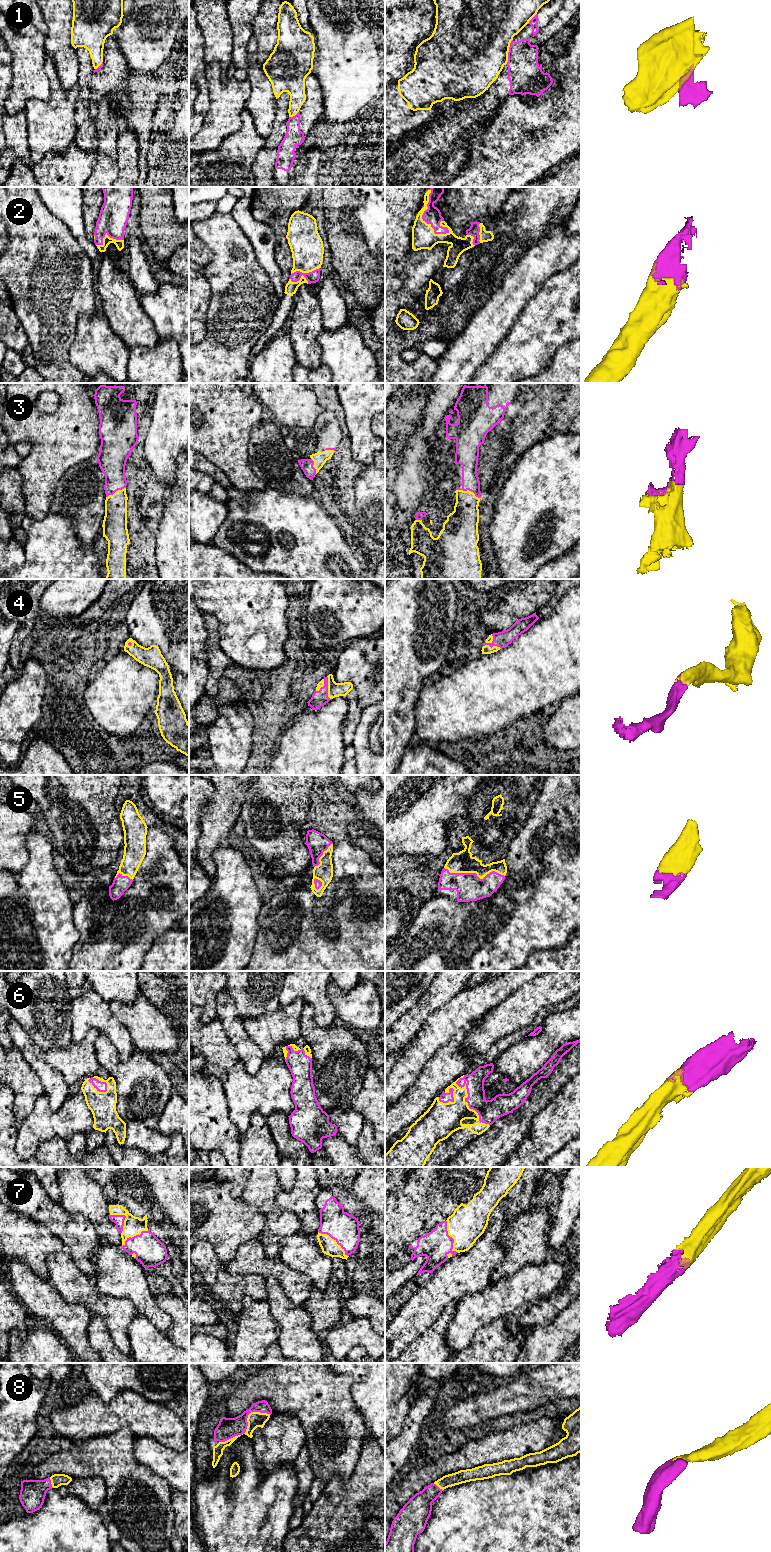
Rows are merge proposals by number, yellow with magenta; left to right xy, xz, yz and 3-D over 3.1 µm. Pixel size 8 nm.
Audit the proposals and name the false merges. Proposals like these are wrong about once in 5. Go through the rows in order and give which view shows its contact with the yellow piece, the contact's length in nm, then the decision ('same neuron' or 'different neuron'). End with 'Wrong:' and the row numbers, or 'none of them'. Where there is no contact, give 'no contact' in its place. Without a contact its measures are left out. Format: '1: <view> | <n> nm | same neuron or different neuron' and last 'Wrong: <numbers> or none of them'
1: yz | 200 nm | different neuron
2: yz | 400 nm | same neuron
3: yz | 180 nm | same neuron
4: yz | 150 nm | same neuron
5: yz | 500 nm | same neuron
6: yz | 400 nm | same neuron
7: xz | 320 nm | same neuron
8: xz | 480 nm | same neuron
Wrong: 1

